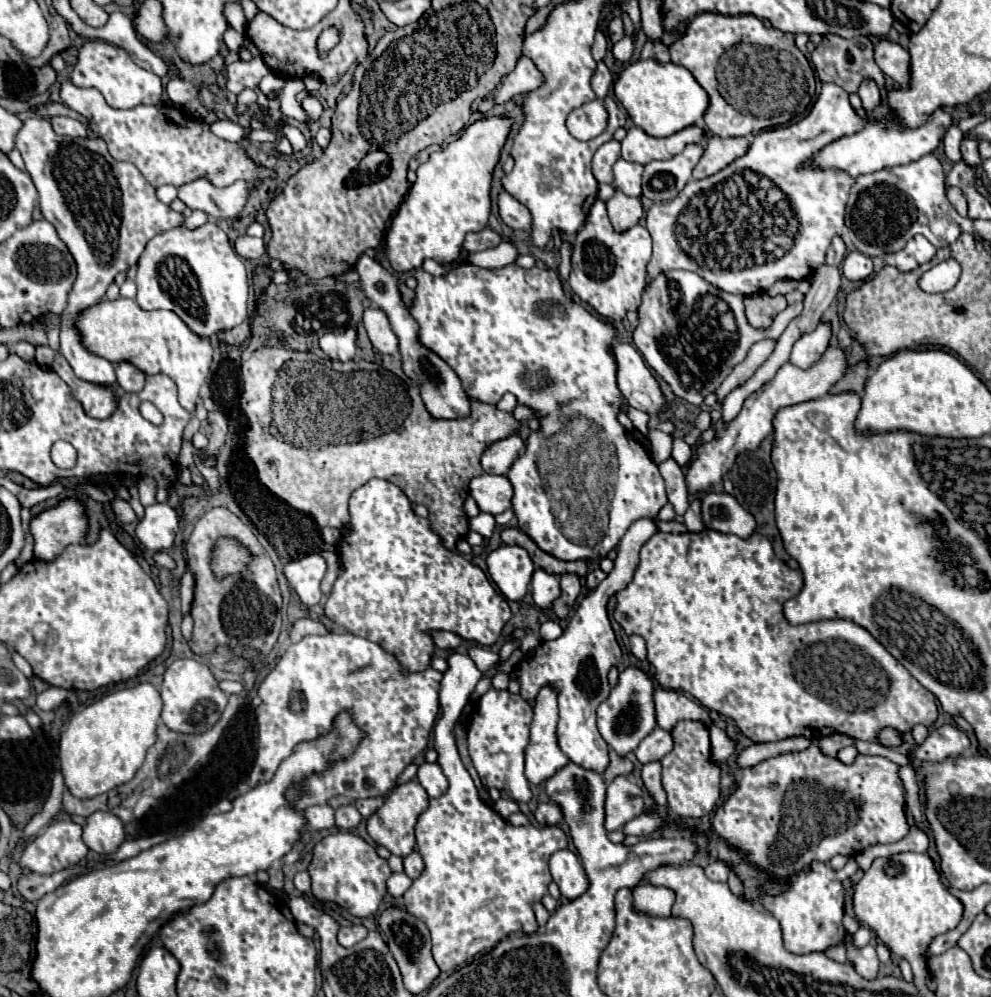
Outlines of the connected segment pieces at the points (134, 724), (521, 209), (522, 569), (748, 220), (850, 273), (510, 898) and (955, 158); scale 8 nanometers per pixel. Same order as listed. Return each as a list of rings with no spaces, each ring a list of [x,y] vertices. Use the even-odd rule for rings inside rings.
[[[140,682],[116,690],[72,716],[60,738],[60,764],[66,788],[76,798],[92,798],[132,780],[144,762],[146,750],[156,742],[160,710],[162,700],[156,686]]]
[[[508,192],[498,194],[498,214],[504,224],[508,224],[512,230],[530,230],[532,226],[532,216],[528,208],[516,198],[512,198]]]
[[[500,546],[490,552],[486,566],[490,578],[508,600],[516,602],[526,596],[534,574],[534,564],[524,548]]]
[[[824,84],[812,112],[804,120],[788,128],[774,128],[774,130],[764,130],[756,134],[748,152],[736,158],[724,170],[702,180],[690,180],[688,186],[674,200],[652,204],[652,208],[646,214],[646,228],[654,240],[654,252],[648,264],[648,276],[656,278],[658,274],[668,272],[668,270],[688,270],[688,272],[700,274],[712,286],[730,294],[738,294],[738,296],[758,294],[760,290],[766,290],[780,278],[790,278],[790,280],[808,278],[818,266],[824,264],[826,250],[832,242],[832,236],[842,234],[844,230],[844,208],[846,208],[846,200],[848,200],[854,178],[840,170],[819,171],[804,166],[804,163],[810,160],[818,150],[834,142],[836,138],[852,136],[860,132],[864,126],[866,126],[866,120],[854,112],[854,108],[848,102],[848,94],[836,84]],[[744,168],[760,174],[760,178],[768,176],[766,180],[772,180],[784,192],[786,198],[778,200],[776,204],[764,204],[766,200],[760,200],[760,202],[748,200],[740,204],[738,186],[732,182],[730,176],[740,170],[744,172]]]
[[[854,250],[854,252],[848,252],[844,264],[842,264],[842,272],[848,280],[854,280],[854,282],[862,282],[866,280],[870,274],[872,274],[872,260],[870,256]]]
[[[454,652],[448,658],[448,670],[440,684],[440,708],[442,714],[434,726],[434,750],[438,752],[438,766],[442,768],[448,780],[448,792],[440,798],[430,800],[430,806],[420,814],[416,824],[416,848],[424,860],[424,872],[412,882],[412,886],[404,894],[404,908],[418,920],[422,920],[432,936],[432,954],[440,970],[454,970],[466,962],[472,962],[476,954],[490,952],[504,936],[510,932],[526,932],[532,934],[538,930],[538,922],[534,916],[534,904],[542,900],[548,892],[548,884],[552,882],[548,860],[554,852],[568,848],[568,836],[560,826],[512,826],[506,822],[496,810],[486,806],[478,790],[474,786],[472,776],[464,768],[456,738],[454,726],[462,716],[464,706],[468,704],[474,686],[482,678],[482,672],[470,660],[470,656]]]
[[[956,125],[951,126],[946,131],[943,138],[944,152],[953,163],[957,163],[962,160],[960,152],[960,144],[962,139],[963,133]]]

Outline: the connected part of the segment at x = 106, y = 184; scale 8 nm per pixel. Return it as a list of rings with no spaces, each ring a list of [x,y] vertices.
[[[28,118],[22,126],[22,130],[18,132],[16,148],[22,154],[22,158],[26,162],[26,172],[32,176],[34,186],[38,190],[38,204],[40,204],[42,216],[56,228],[58,236],[66,242],[66,246],[70,248],[70,252],[78,264],[78,278],[68,296],[68,308],[62,314],[64,322],[60,328],[60,354],[68,360],[68,364],[72,366],[72,372],[80,380],[92,382],[96,386],[114,386],[116,372],[114,372],[112,364],[106,358],[94,356],[84,348],[80,334],[74,326],[74,320],[76,320],[78,312],[82,312],[84,308],[88,308],[92,304],[98,304],[104,298],[104,292],[110,286],[110,282],[114,280],[114,276],[118,272],[134,266],[138,262],[140,254],[144,252],[146,244],[156,234],[162,234],[162,232],[168,232],[168,230],[180,226],[184,222],[184,216],[180,212],[170,210],[170,206],[162,204],[156,198],[156,190],[146,182],[146,178],[140,174],[140,170],[136,166],[132,166],[130,162],[114,160],[108,154],[106,142],[100,138],[94,138],[94,140],[84,138],[82,140],[82,138],[58,136],[46,118]]]

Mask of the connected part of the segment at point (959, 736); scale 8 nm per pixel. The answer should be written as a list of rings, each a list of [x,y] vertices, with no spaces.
[[[944,724],[932,730],[920,748],[906,755],[913,757],[913,765],[918,771],[923,761],[942,762],[948,756],[960,756],[968,746],[970,746],[970,740],[960,728],[952,724]]]

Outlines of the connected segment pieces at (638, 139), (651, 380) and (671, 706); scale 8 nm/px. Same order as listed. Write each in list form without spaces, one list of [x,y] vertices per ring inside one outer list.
[[[698,126],[684,128],[668,138],[652,138],[640,128],[630,128],[626,138],[622,140],[622,158],[626,162],[648,164],[654,160],[668,160],[684,150],[690,142],[702,142],[704,130]]]
[[[622,342],[612,344],[612,354],[616,358],[618,388],[626,402],[650,416],[660,412],[666,400],[642,354],[634,346]]]
[[[656,688],[654,706],[656,706],[656,724],[662,730],[672,730],[680,720],[696,720],[702,722],[704,726],[712,724],[708,710],[704,706],[696,704],[686,694],[676,690]]]

